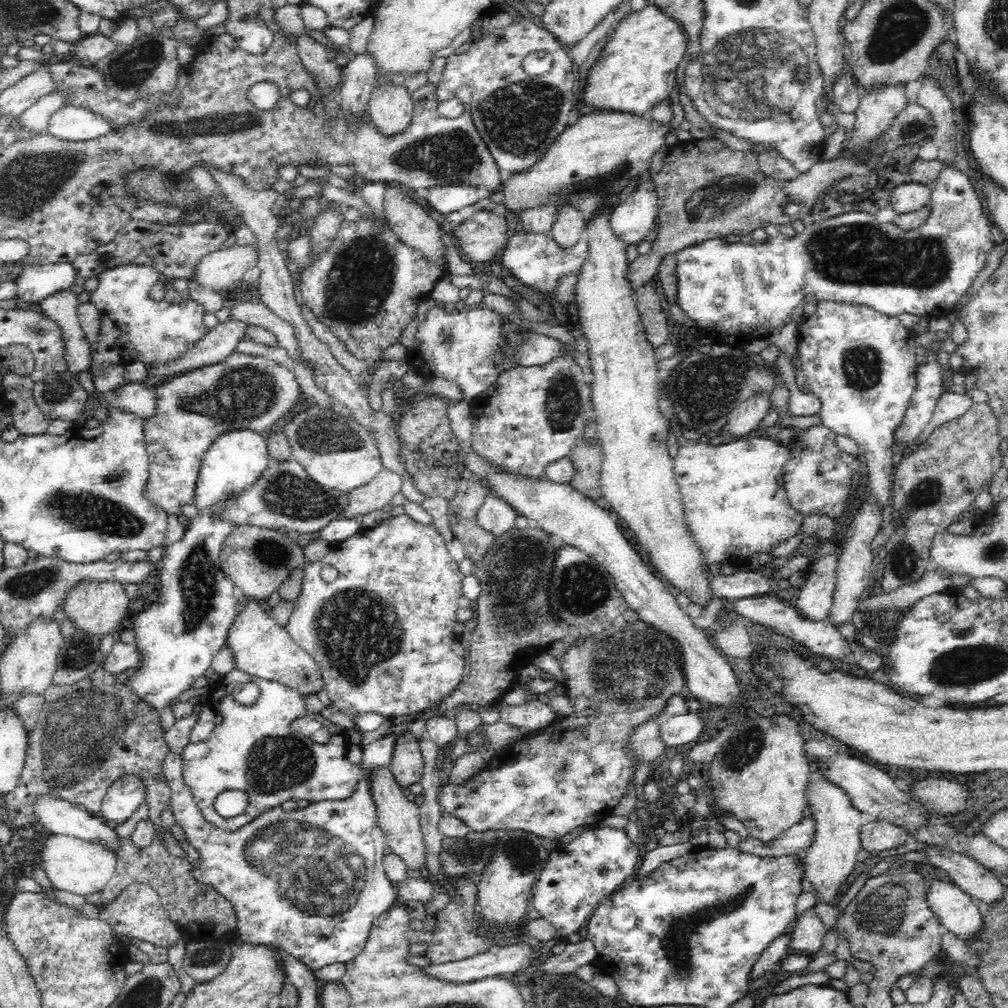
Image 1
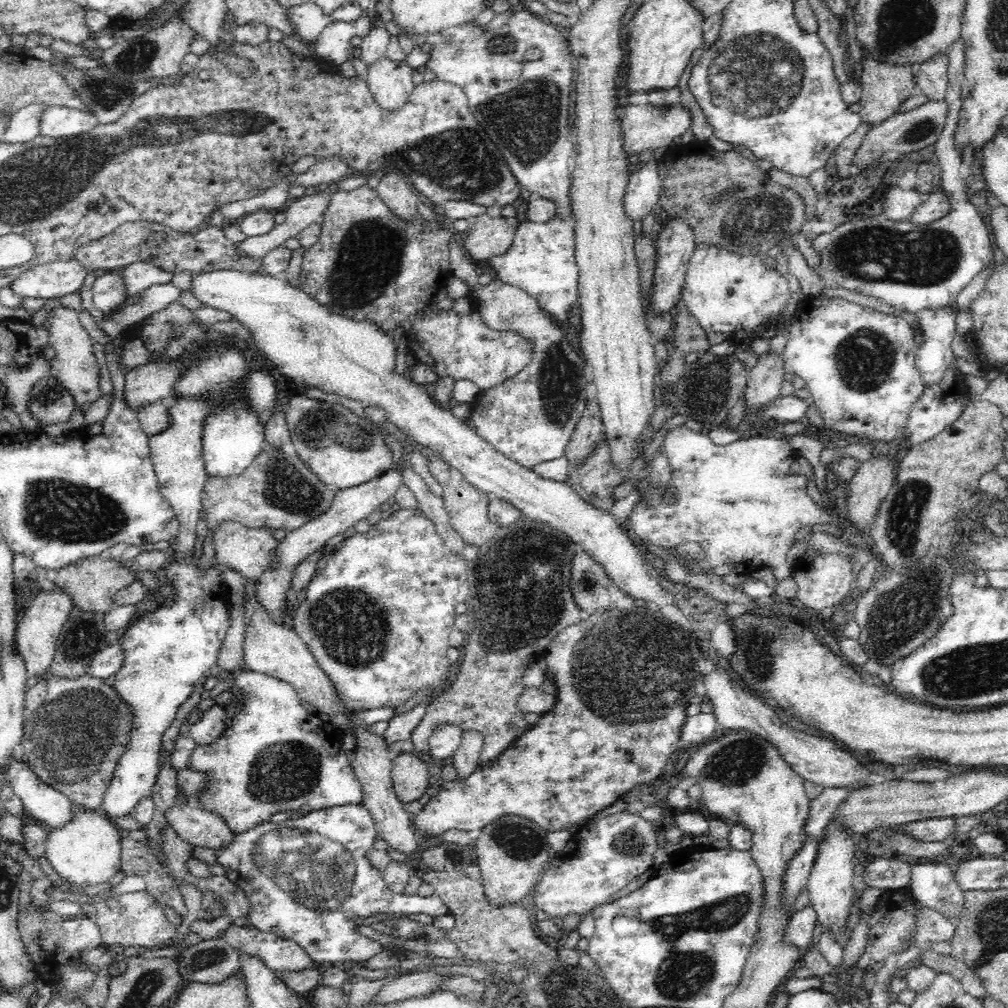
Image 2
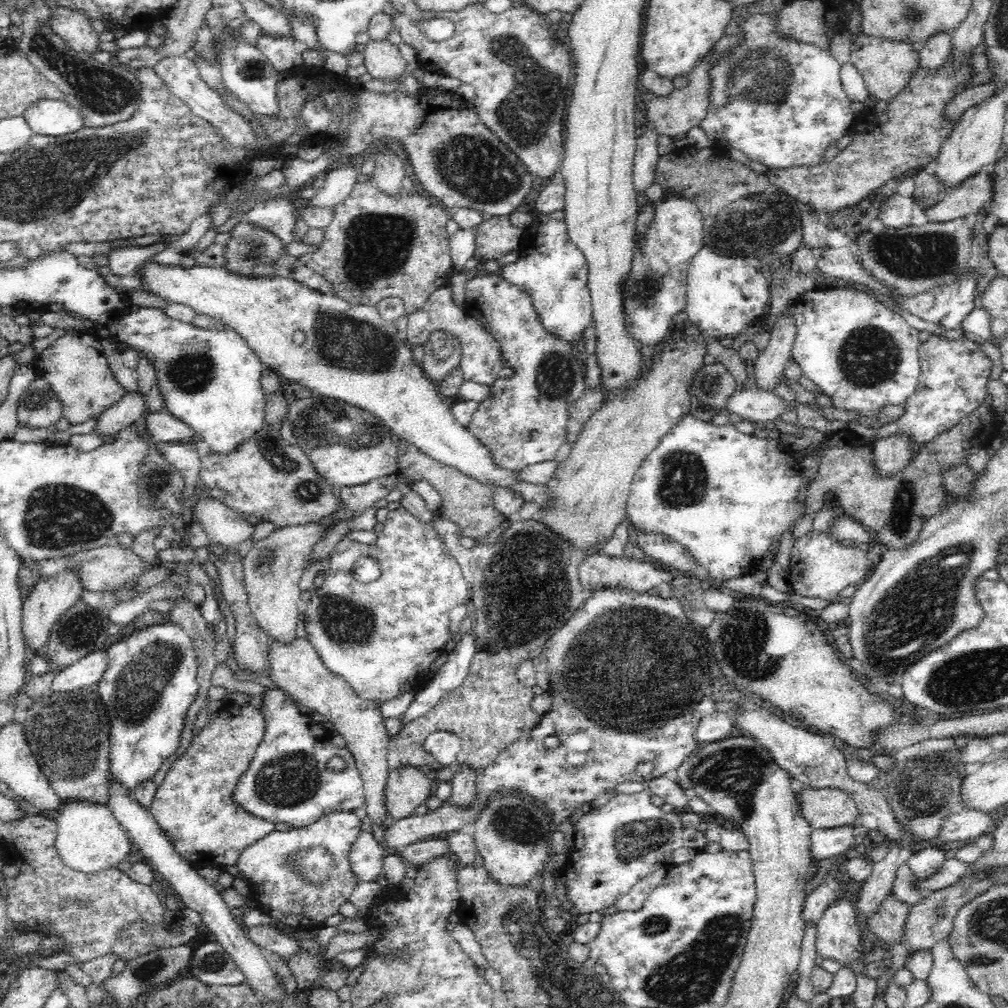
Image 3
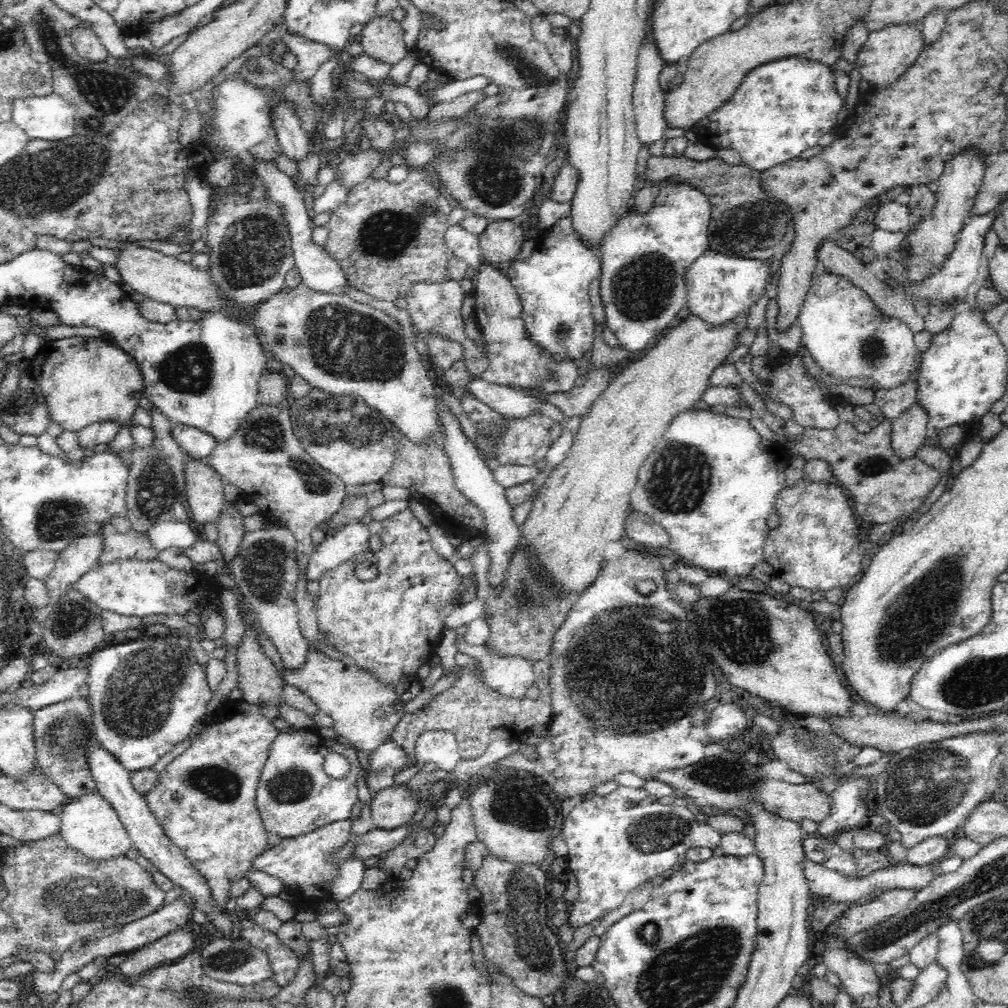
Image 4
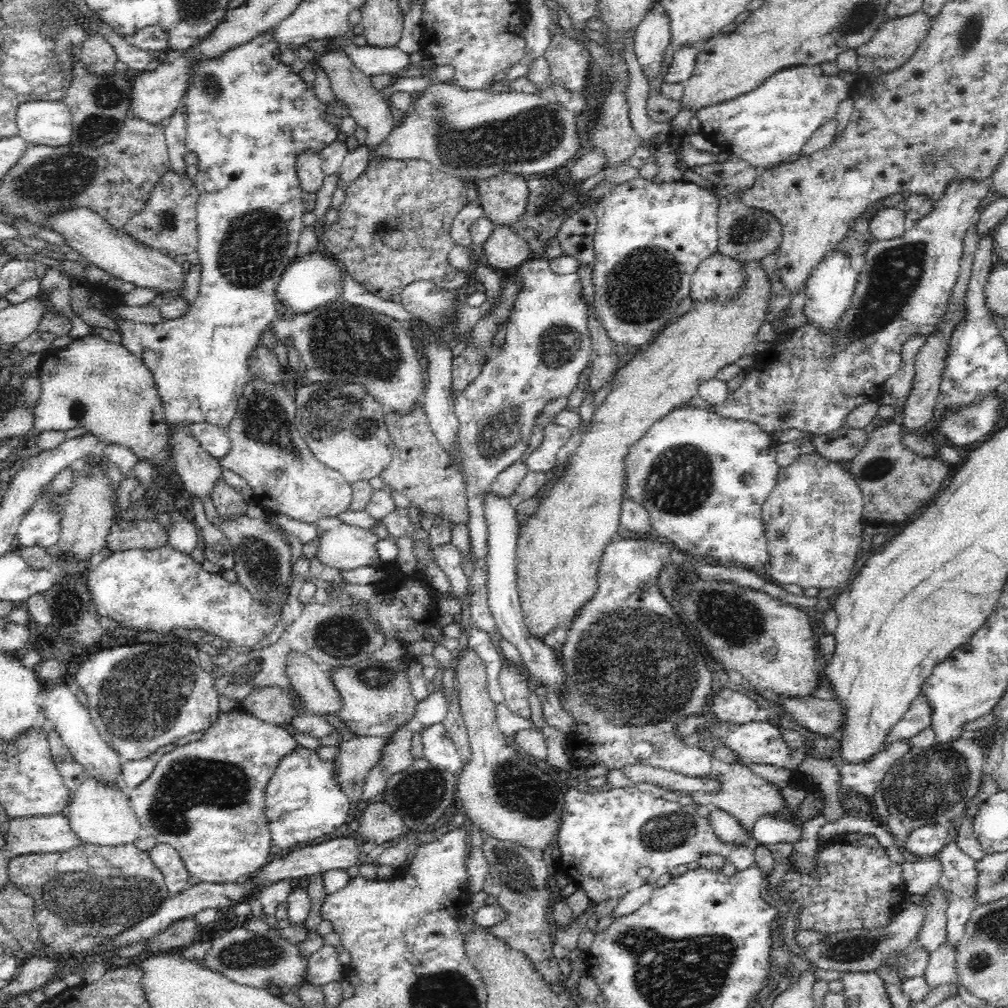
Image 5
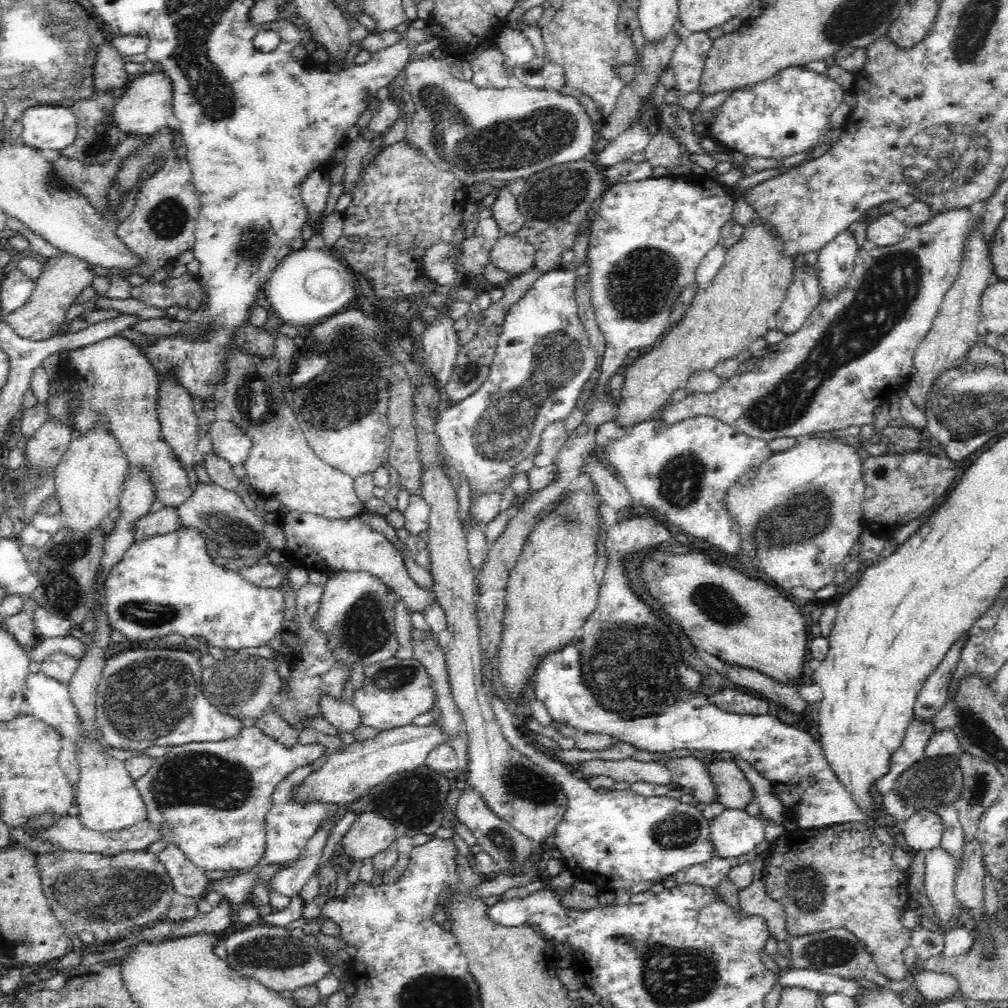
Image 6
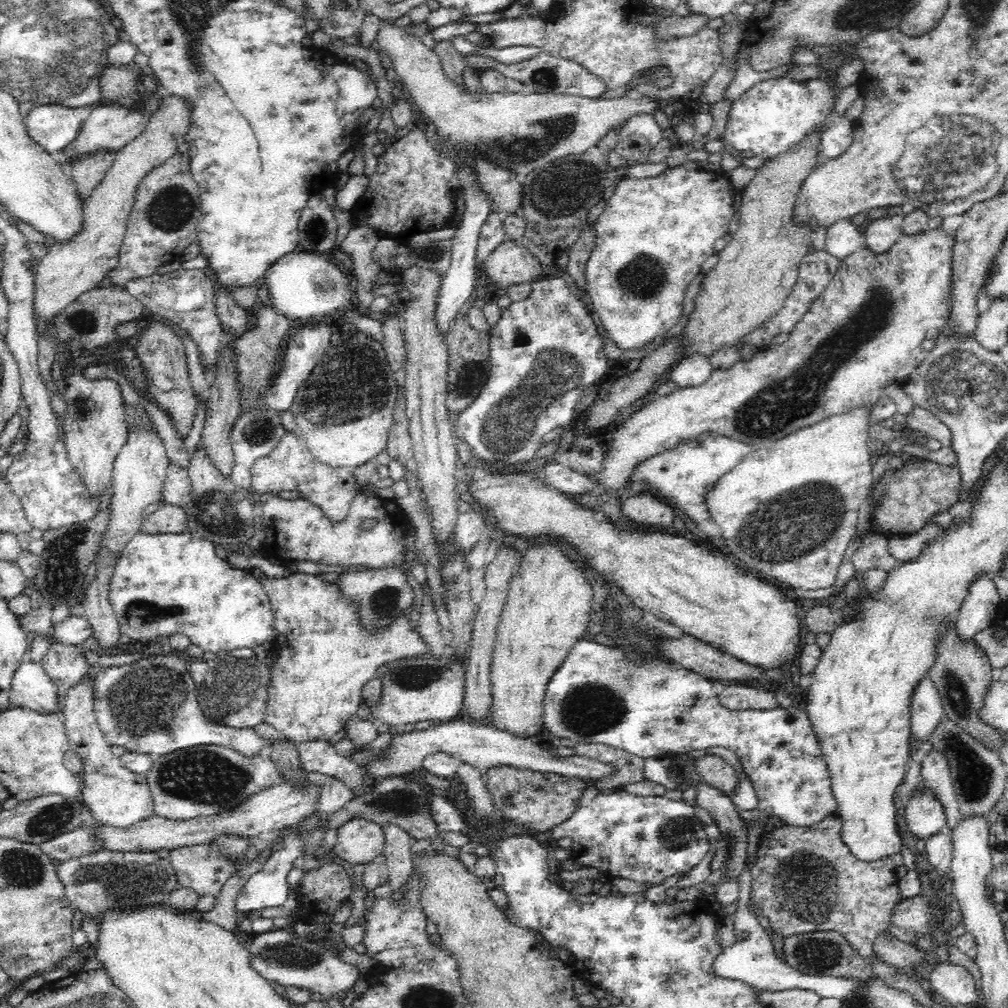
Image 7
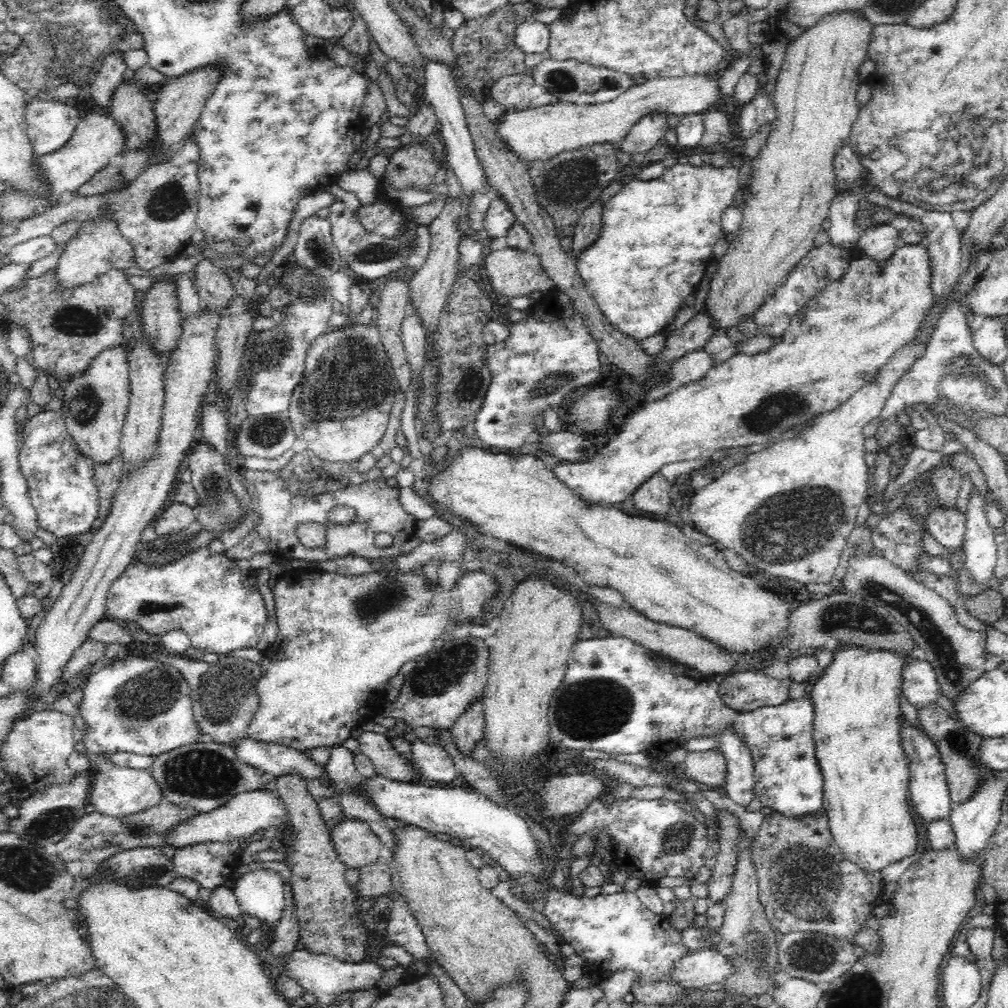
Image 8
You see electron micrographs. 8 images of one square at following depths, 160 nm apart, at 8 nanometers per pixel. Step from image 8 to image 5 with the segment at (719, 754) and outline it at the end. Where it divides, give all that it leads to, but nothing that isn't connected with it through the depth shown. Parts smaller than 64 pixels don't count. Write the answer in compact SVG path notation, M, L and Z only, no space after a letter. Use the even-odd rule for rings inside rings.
M730 763L728 772L717 776L716 794L710 796L710 798L704 798L702 802L708 802L709 807L736 816L738 821L747 828L751 834L753 834L756 818L760 818L762 814L788 816L792 813L792 810L788 810L788 804L786 800L784 800L784 796L782 796L781 789L774 783L756 775L756 773L749 767L746 767L744 763Z

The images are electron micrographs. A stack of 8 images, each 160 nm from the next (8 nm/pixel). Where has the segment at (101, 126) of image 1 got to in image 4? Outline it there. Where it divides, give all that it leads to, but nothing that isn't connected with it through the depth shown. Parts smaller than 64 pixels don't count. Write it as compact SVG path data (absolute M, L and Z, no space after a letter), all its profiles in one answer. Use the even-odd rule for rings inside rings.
M52 93L50 96L17 98L13 104L12 123L20 127L29 140L60 141L75 135L74 107L65 98Z

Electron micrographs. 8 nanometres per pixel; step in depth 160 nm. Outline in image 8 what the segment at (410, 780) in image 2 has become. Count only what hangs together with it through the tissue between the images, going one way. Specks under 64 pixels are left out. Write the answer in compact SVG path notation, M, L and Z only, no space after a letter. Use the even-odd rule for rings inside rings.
M340 820L331 830L331 840L339 860L352 869L375 864L384 855L377 835L360 821Z

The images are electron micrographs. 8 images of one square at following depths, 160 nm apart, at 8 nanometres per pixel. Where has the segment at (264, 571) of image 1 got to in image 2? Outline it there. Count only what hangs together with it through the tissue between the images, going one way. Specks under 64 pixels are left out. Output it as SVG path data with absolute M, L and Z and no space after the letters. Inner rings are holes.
M232 519L218 521L216 528L212 530L212 544L215 550L215 560L222 568L228 566L242 573L246 580L250 580L255 586L255 578L259 572L273 560L271 550L278 544L272 536L272 530L267 528L250 528L240 522L234 522Z

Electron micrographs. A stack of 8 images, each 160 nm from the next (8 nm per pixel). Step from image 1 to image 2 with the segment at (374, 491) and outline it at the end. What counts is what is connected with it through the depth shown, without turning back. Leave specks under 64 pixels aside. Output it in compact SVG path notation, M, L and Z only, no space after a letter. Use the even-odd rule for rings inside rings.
M388 470L365 482L364 484L353 486L352 488L336 489L335 497L330 508L311 518L308 522L302 523L302 526L286 532L282 541L271 550L271 563L268 563L255 578L256 603L264 608L267 618L278 626L290 625L290 602L288 602L288 590L292 588L292 580L296 574L296 566L315 550L326 545L330 538L340 534L348 528L353 527L358 520L366 518L373 510L379 508L384 502L392 500L394 493L403 483L402 477L394 470Z

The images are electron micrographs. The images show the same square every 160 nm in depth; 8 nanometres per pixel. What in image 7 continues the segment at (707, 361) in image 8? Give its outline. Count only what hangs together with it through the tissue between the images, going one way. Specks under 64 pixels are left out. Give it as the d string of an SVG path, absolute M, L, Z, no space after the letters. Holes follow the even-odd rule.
M692 354L674 365L668 372L668 378L678 387L700 386L710 378L712 372L709 358L702 354Z

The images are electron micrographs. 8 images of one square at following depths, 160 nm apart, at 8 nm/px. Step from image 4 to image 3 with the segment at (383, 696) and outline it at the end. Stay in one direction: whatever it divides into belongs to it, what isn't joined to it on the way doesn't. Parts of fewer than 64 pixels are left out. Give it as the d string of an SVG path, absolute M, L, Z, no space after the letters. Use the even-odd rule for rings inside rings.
M296 638L292 646L284 646L270 640L270 679L283 689L300 705L308 706L315 712L316 718L332 722L333 733L340 733L346 742L346 748L354 755L356 766L363 780L365 793L364 812L377 825L388 828L396 821L390 821L384 807L384 790L389 775L387 769L387 750L390 734L384 726L384 715L380 704L374 699L360 697L356 689L339 674L328 669L314 645L304 638Z

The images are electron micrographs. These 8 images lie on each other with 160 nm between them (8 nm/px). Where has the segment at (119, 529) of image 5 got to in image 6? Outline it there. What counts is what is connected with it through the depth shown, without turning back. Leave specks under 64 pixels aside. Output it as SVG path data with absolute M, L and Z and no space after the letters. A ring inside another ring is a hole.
M164 506L158 512L148 513L136 520L134 530L134 542L154 535L163 535L176 532L181 528L180 517L175 507Z

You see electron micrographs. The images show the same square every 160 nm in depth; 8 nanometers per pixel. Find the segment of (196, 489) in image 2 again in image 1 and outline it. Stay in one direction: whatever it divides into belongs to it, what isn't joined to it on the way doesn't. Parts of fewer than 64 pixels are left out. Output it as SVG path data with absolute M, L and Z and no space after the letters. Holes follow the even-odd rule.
M235 351L226 362L207 368L192 370L173 382L159 387L156 416L144 422L145 444L150 452L149 478L146 482L146 498L158 503L167 513L182 514L184 504L196 500L196 482L200 474L204 454L210 443L220 433L234 427L250 427L258 433L269 430L281 417L295 406L301 398L302 390L295 375L284 366L280 367L270 359L243 354Z

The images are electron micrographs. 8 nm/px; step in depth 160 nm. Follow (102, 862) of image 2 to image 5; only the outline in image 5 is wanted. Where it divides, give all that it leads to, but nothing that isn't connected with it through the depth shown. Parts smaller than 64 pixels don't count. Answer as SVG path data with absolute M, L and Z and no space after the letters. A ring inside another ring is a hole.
M87 775L72 792L68 811L71 830L90 845L120 846L134 843L139 838L141 823L131 807L127 788L118 783Z

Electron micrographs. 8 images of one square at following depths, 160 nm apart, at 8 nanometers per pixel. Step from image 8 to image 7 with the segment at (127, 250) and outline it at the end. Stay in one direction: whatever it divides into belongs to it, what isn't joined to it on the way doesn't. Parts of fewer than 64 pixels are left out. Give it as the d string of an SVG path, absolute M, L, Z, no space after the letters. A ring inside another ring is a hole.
M176 94L160 98L157 109L148 118L142 132L115 154L110 170L83 202L79 229L69 239L55 242L49 247L48 254L40 259L40 266L34 272L37 332L42 326L38 320L50 322L50 318L54 318L83 292L97 287L106 274L118 266L136 188L146 174L170 158L185 142L186 133L193 122L192 114L194 103L190 99Z

